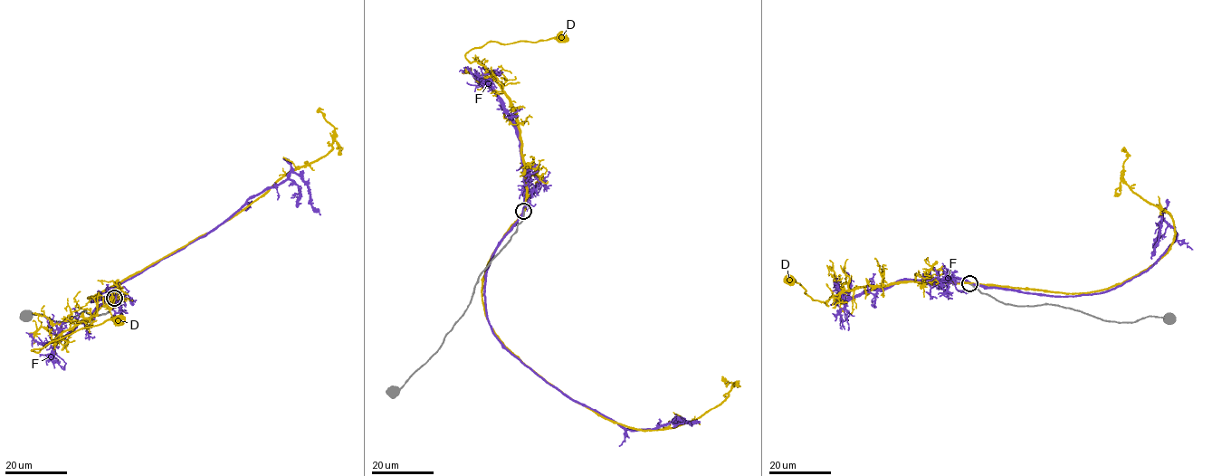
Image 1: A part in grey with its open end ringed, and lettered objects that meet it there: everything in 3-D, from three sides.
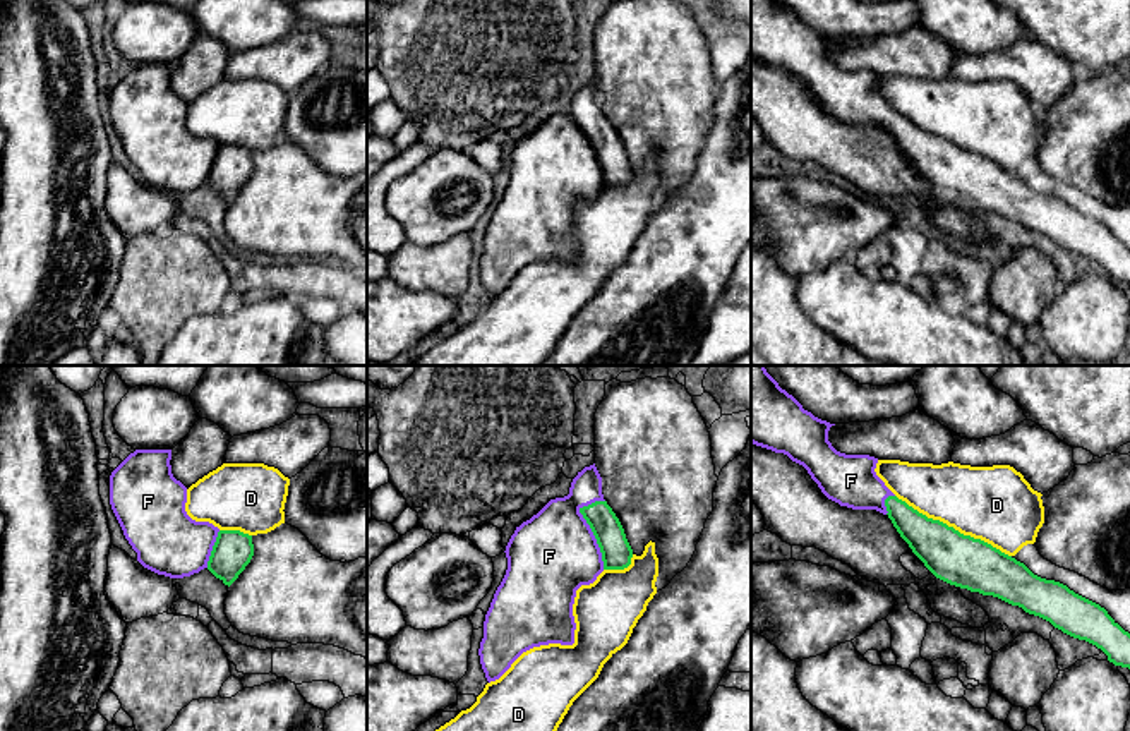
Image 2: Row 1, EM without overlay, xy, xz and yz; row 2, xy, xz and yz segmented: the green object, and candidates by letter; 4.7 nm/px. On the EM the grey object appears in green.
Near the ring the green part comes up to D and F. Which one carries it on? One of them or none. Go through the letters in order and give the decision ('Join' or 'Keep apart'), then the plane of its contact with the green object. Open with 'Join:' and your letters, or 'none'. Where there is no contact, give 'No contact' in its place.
Join: F
D: Keep apart. Touches green in yz
F: Join. Touches green in xz

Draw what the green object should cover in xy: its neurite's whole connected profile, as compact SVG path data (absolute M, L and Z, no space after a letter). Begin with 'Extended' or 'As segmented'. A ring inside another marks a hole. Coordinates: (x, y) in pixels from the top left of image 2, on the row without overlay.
Extended. M135 65L110 91L110 120L137 177L170 194L183 194L207 184L231 201L254 172L252 151L219 146L195 137L185 127L187 103L171 89L171 65Z

